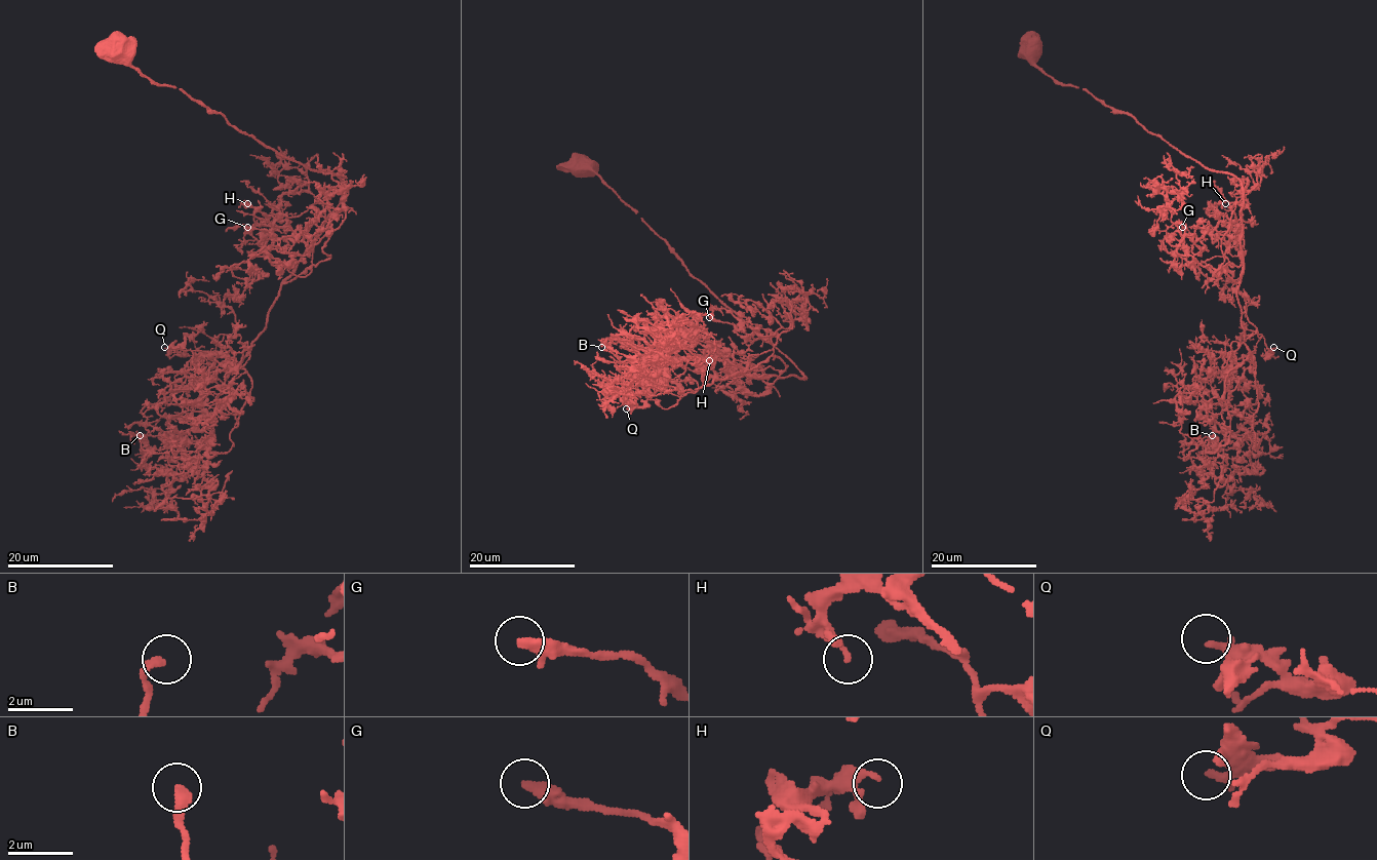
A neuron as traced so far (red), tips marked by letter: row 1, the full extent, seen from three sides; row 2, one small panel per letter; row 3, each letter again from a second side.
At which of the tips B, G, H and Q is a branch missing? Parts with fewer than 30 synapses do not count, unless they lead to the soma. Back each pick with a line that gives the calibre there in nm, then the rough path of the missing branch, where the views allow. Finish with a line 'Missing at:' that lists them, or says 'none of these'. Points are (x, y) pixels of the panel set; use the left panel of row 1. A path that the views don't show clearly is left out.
Missing at: none of these

